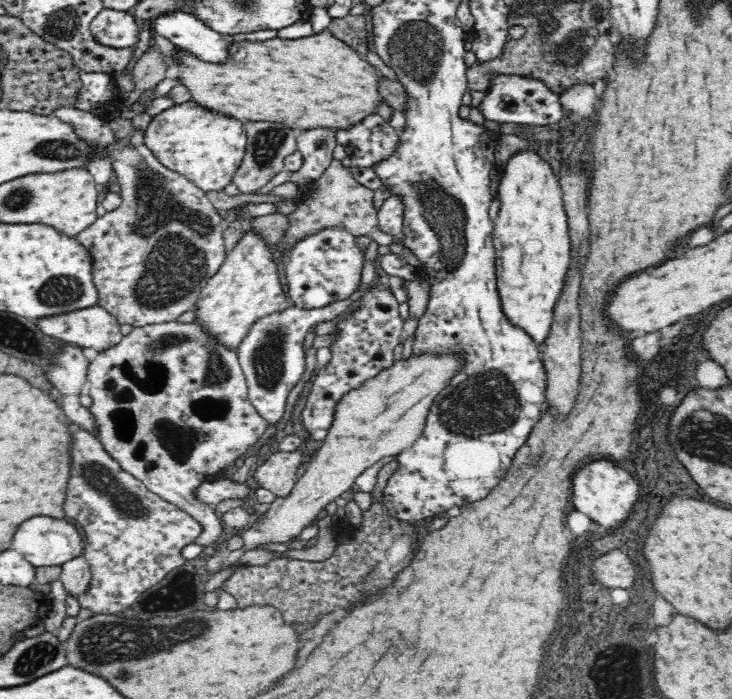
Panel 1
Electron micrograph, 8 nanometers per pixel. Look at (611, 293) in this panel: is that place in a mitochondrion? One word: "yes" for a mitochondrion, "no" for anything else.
no

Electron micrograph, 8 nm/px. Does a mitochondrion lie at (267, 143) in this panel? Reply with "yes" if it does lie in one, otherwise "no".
yes

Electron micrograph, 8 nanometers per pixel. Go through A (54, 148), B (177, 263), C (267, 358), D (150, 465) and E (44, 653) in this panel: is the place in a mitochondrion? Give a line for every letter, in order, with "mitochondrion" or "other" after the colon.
A: mitochondrion
B: mitochondrion
C: mitochondrion
D: mitochondrion
E: mitochondrion

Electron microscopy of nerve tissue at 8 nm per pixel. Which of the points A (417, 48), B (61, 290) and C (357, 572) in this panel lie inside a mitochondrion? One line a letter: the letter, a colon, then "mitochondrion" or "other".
A: mitochondrion
B: mitochondrion
C: mitochondrion

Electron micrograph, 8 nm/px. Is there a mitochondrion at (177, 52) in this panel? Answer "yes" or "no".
no

